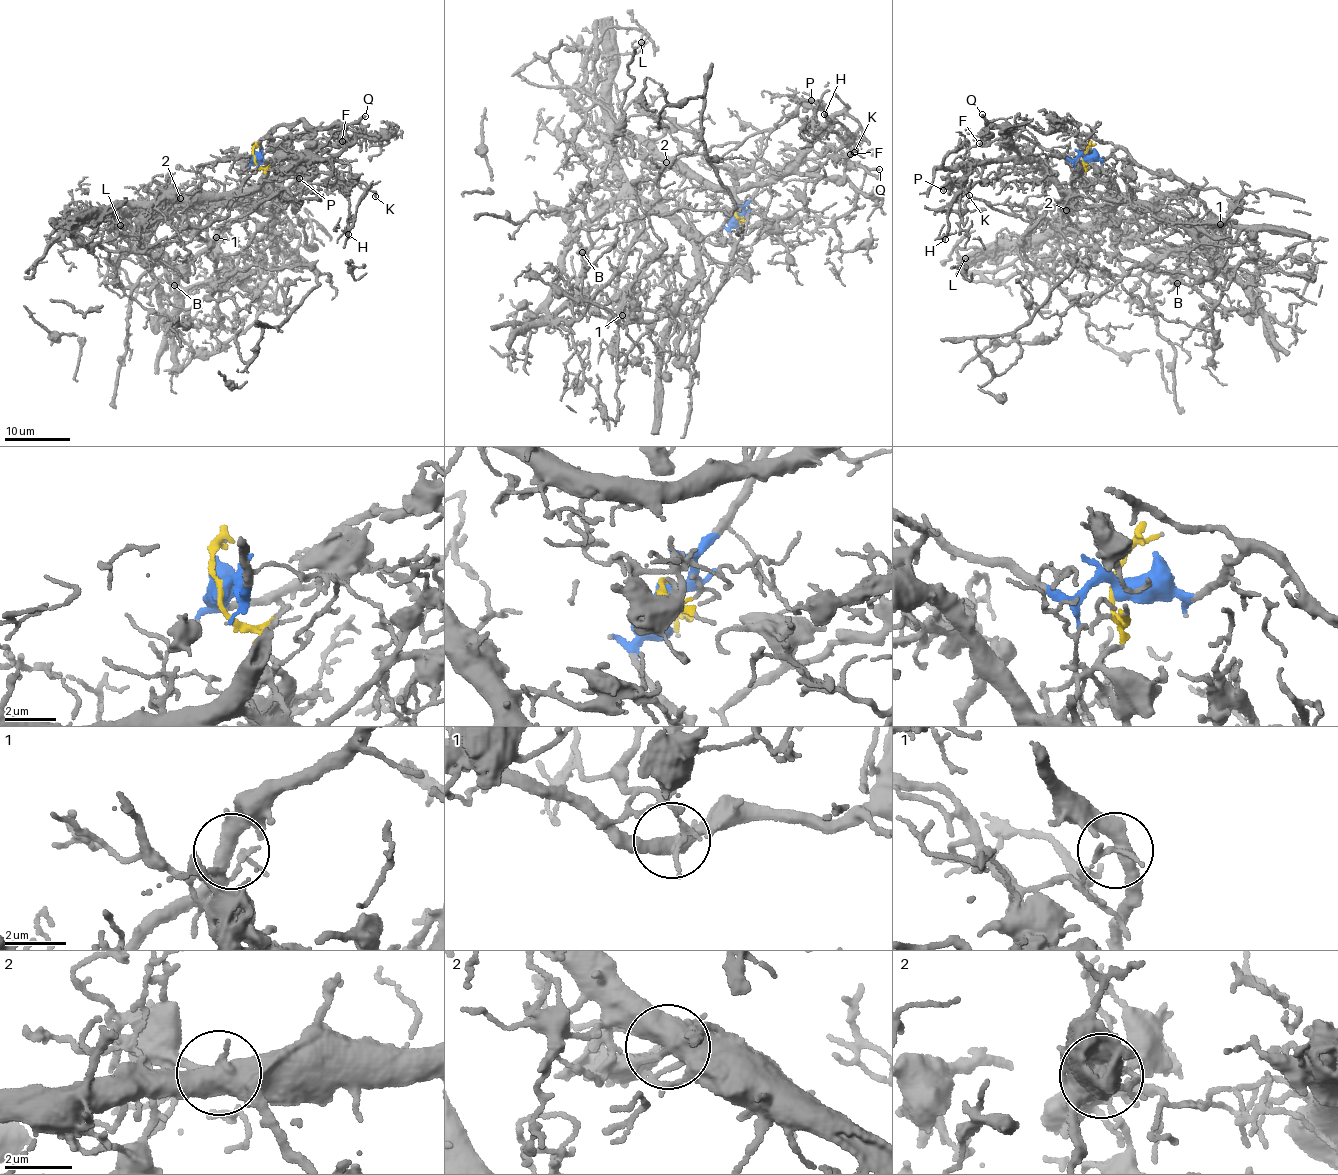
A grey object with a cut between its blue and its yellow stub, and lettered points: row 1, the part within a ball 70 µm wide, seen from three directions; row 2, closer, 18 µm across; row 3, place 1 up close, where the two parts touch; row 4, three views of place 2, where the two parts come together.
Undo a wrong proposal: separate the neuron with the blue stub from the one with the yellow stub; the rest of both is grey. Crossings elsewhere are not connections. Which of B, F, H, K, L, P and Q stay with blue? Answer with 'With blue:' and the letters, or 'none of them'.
With blue: B, Q

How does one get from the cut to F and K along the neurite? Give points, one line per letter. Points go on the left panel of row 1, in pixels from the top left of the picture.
F: (254, 158), (271, 188), (264, 189), (263, 182), (276, 160), (316, 147), (339, 144), (340, 138), (342, 141)
K: (254, 158), (270, 190), (262, 188), (276, 160), (307, 154), (334, 158), (336, 179), (363, 181), (376, 196)

